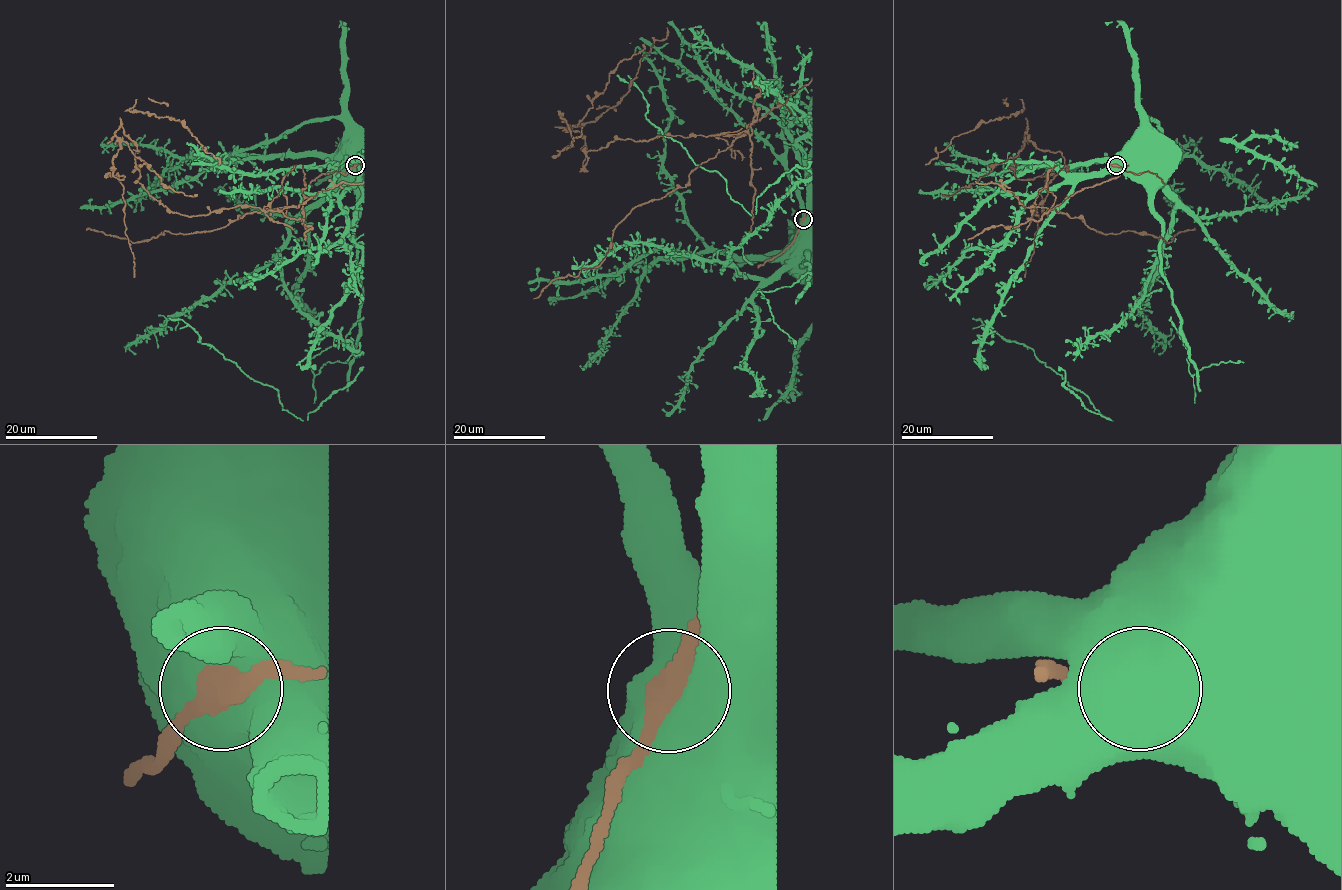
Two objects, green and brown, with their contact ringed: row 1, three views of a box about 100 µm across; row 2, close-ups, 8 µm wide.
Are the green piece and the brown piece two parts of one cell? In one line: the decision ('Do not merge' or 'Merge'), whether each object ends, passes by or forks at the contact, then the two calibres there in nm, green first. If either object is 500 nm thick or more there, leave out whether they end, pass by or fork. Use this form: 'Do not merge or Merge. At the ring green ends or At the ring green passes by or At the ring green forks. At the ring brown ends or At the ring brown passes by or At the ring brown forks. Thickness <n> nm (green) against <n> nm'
Do not merge. Thickness 800 nm (green) against 440 nm

